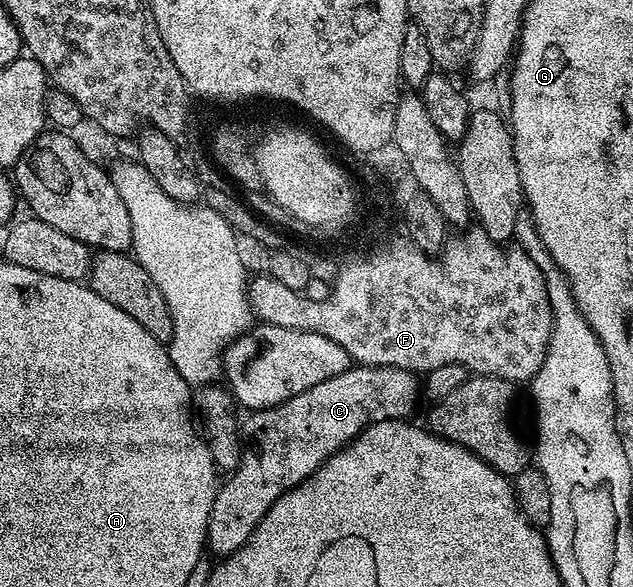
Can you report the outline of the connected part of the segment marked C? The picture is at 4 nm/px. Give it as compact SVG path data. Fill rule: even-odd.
M363 364L360 366L351 366L347 370L343 370L343 374L335 374L335 378L327 378L327 382L319 382L319 386L311 386L311 390L303 390L303 394L295 394L295 398L288 400L286 404L279 406L271 406L270 408L263 408L252 413L253 416L249 420L249 438L243 444L243 451L241 453L240 463L237 466L237 471L228 477L229 480L218 487L215 494L215 502L211 506L211 518L207 522L207 538L205 543L208 551L214 552L217 558L224 558L235 554L235 550L242 548L247 542L247 538L251 538L253 531L259 526L259 522L267 514L267 510L271 510L271 506L283 494L287 494L295 486L299 486L303 481L315 474L315 470L319 470L323 464L327 462L327 458L331 458L341 448L347 444L352 444L361 431L365 428L370 428L375 422L383 422L384 420L403 420L412 417L412 412L417 408L417 388L419 392L419 380L414 373L403 370L402 368L392 368L391 366L371 366L370 364Z

